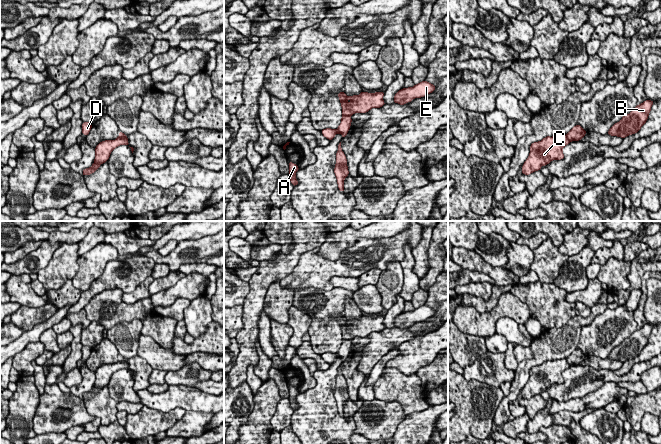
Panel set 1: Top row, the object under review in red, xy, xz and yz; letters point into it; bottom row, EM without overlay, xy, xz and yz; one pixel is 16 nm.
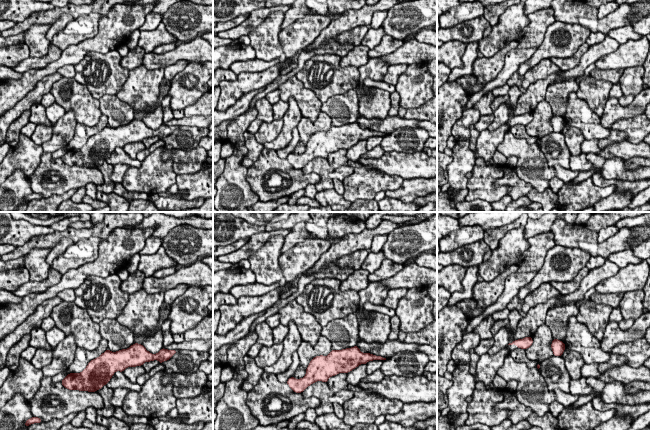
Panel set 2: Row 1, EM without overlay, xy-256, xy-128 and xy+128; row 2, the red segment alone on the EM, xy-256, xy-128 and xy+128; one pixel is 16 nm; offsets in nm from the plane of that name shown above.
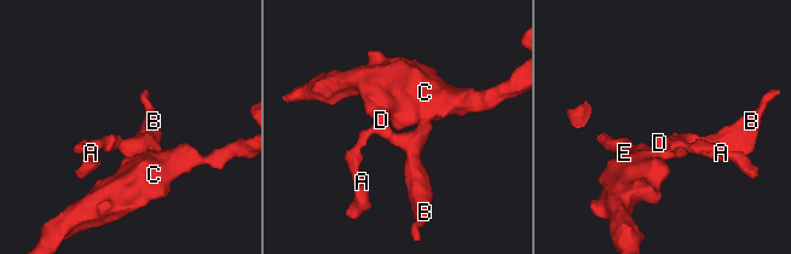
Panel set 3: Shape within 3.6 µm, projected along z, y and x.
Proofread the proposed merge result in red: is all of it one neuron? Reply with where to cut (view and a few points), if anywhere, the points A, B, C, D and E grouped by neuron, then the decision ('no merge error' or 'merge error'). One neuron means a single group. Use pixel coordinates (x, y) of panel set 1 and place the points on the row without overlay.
xz (343, 339), (350, 340) | A B D / C E | merge error

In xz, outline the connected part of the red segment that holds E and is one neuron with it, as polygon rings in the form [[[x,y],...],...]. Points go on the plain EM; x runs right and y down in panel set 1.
[[[426,304],[415,308],[413,311],[403,312],[394,320],[394,327],[404,329],[407,326],[411,326],[415,322],[421,322],[427,320],[428,318],[434,316],[435,309],[427,306]]]

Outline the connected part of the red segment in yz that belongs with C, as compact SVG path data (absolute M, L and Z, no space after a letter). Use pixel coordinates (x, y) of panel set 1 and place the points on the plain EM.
M567 359L547 360L530 369L530 377L522 389L522 398L539 395L553 384L564 383L563 372L570 367Z

